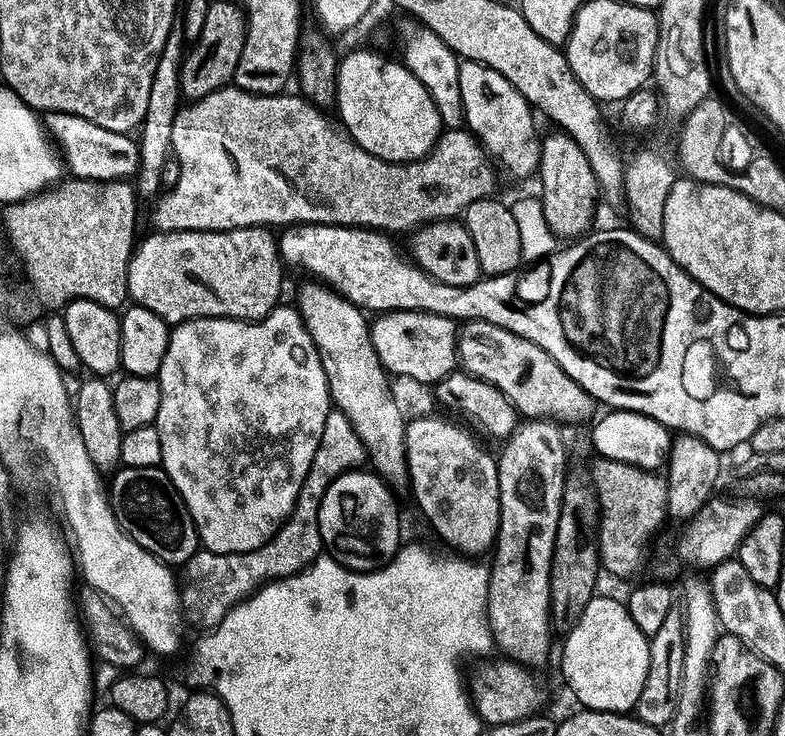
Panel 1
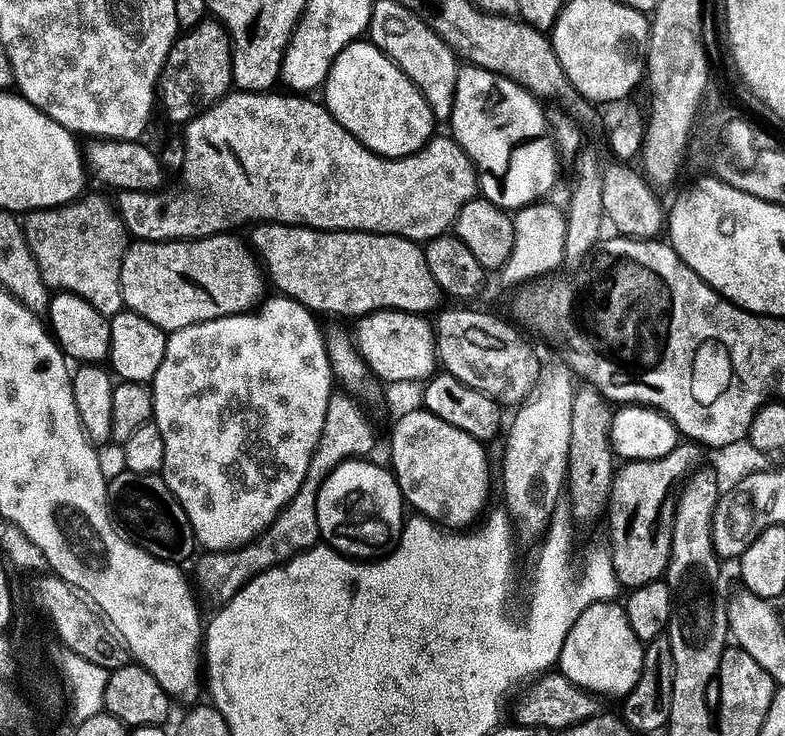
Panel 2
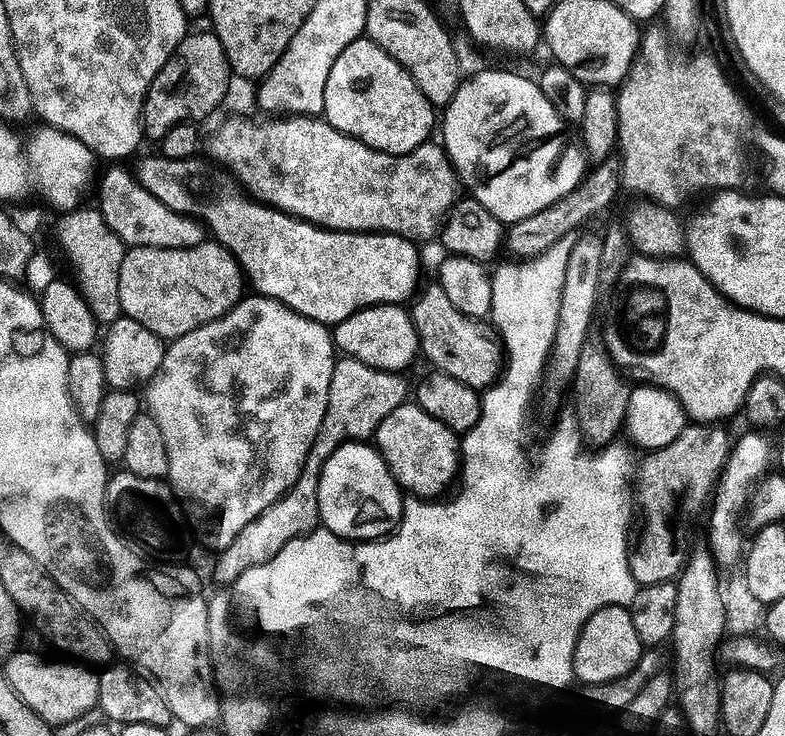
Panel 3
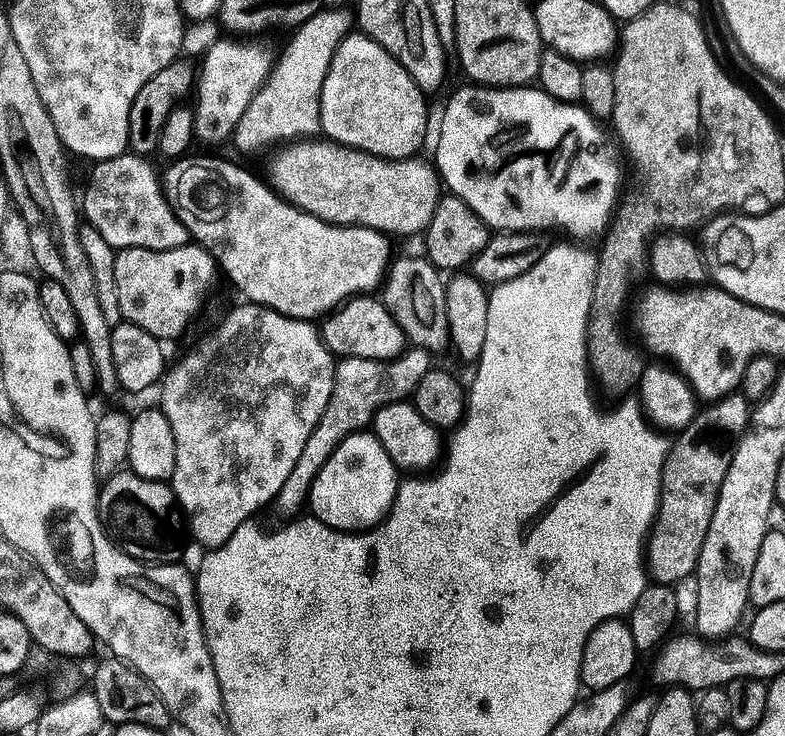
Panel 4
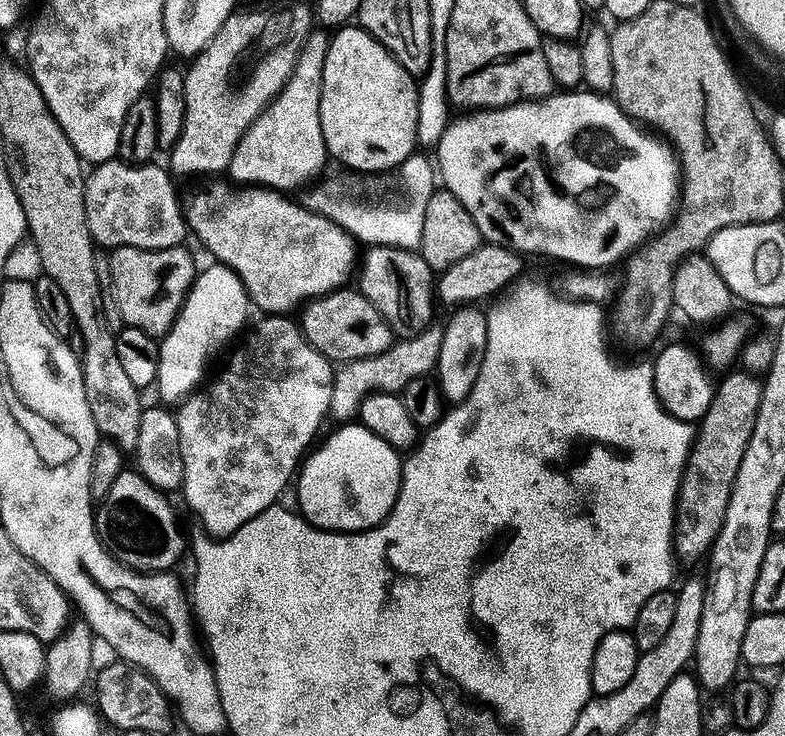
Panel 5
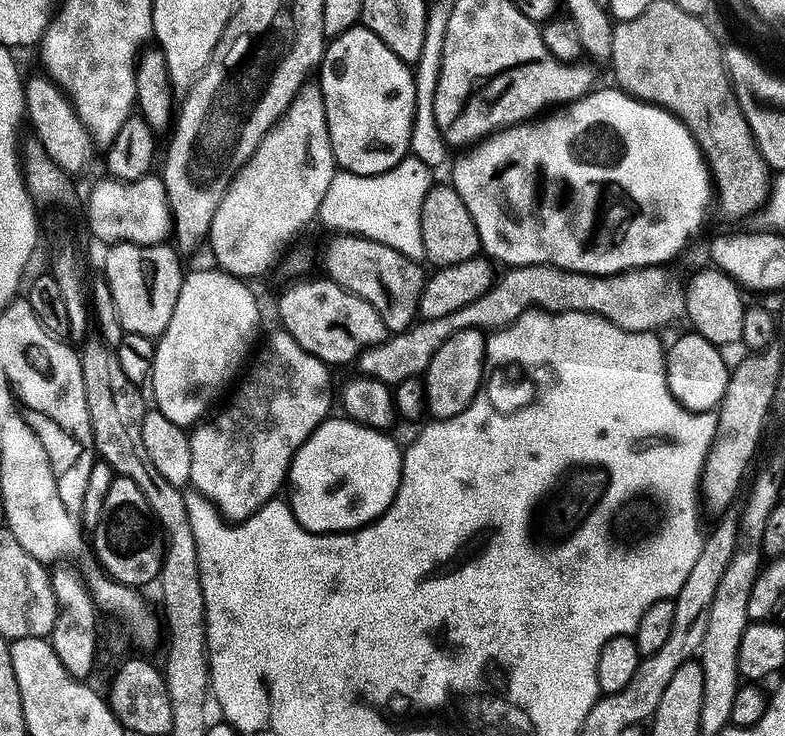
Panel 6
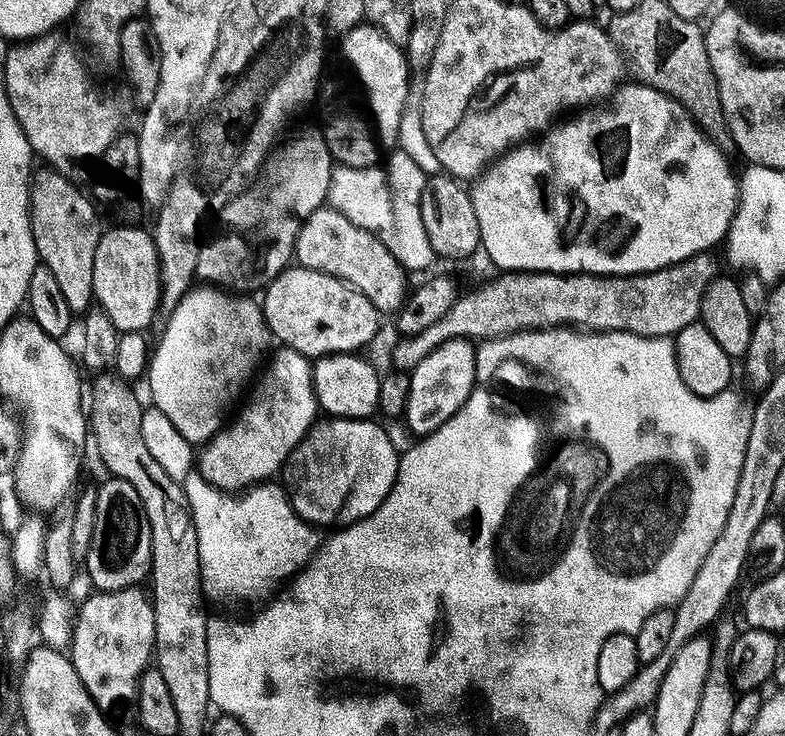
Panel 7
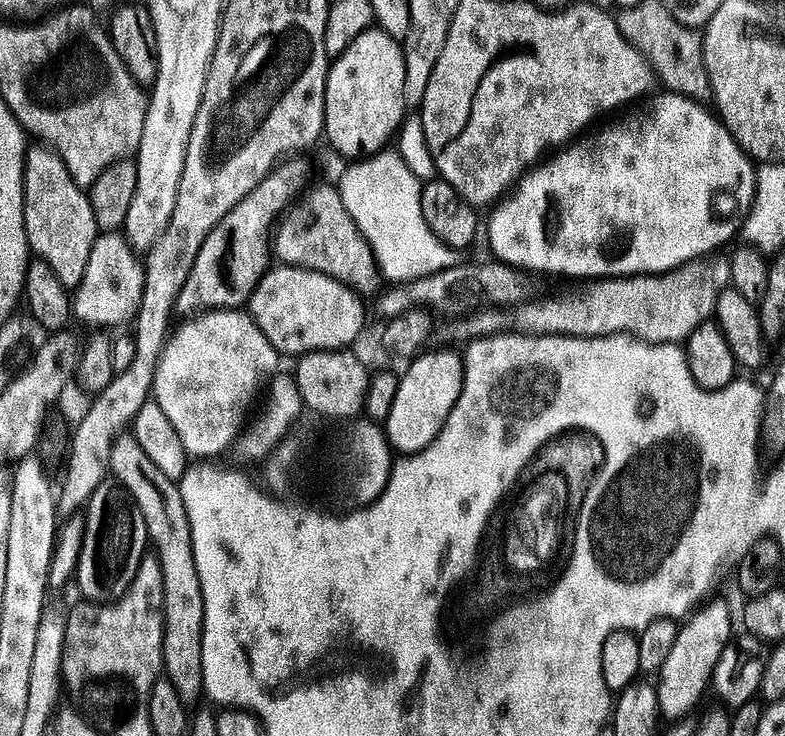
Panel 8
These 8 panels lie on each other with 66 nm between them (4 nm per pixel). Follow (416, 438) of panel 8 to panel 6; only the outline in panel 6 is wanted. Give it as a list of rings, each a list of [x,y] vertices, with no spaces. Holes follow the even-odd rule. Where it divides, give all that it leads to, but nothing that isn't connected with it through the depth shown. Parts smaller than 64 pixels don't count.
[[[481,329],[462,330],[447,340],[442,350],[434,354],[434,362],[430,362],[422,377],[427,415],[438,421],[449,420],[465,412],[484,386],[487,362],[488,336]]]

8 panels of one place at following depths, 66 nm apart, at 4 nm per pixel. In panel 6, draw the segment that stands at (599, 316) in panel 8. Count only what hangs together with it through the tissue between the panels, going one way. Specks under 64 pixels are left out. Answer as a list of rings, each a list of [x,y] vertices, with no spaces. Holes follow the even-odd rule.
[[[549,264],[514,268],[505,271],[505,276],[501,275],[489,292],[482,294],[482,298],[457,313],[417,323],[407,332],[389,335],[383,344],[367,349],[358,359],[358,372],[359,375],[371,376],[389,386],[415,380],[423,377],[430,362],[434,362],[434,354],[438,354],[438,350],[442,350],[444,343],[454,338],[454,334],[471,328],[509,328],[518,318],[533,310],[581,312],[600,316],[627,332],[656,334],[661,331],[659,328],[668,328],[675,320],[683,321],[686,316],[688,290],[685,281],[680,281],[674,273],[668,271],[672,270],[661,266],[619,272],[616,276],[591,276],[565,268],[555,268]]]

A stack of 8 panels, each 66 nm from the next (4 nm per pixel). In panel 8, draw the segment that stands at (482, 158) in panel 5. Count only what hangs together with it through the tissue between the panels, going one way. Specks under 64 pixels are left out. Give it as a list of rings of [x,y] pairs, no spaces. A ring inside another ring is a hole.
[[[663,94],[648,108],[648,116],[632,116],[629,120],[624,120],[621,124],[616,124],[613,128],[605,130],[601,136],[596,136],[593,140],[584,140],[588,138],[580,138],[575,142],[567,145],[563,150],[557,151],[551,158],[545,159],[543,162],[536,165],[535,168],[525,172],[519,184],[516,185],[514,191],[511,193],[510,198],[505,198],[491,209],[490,215],[492,217],[486,220],[486,236],[488,232],[488,244],[492,247],[492,252],[497,261],[502,264],[508,264],[512,268],[523,268],[526,272],[533,274],[541,274],[540,272],[549,272],[552,276],[588,276],[584,278],[615,278],[617,276],[650,276],[657,272],[669,272],[678,266],[682,266],[686,262],[690,262],[699,256],[706,256],[715,253],[723,244],[731,242],[735,236],[741,235],[744,227],[744,219],[748,217],[748,212],[752,209],[752,203],[756,197],[756,174],[758,171],[757,165],[754,163],[751,156],[747,156],[745,152],[740,149],[738,142],[728,132],[727,128],[720,123],[719,119],[711,111],[707,112],[705,105],[699,100],[691,100],[688,96],[677,96],[675,94]]]

